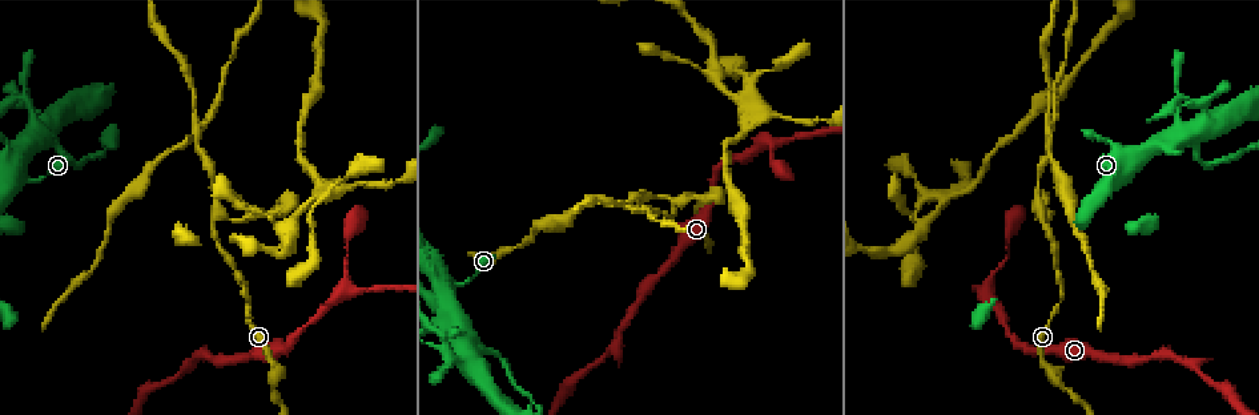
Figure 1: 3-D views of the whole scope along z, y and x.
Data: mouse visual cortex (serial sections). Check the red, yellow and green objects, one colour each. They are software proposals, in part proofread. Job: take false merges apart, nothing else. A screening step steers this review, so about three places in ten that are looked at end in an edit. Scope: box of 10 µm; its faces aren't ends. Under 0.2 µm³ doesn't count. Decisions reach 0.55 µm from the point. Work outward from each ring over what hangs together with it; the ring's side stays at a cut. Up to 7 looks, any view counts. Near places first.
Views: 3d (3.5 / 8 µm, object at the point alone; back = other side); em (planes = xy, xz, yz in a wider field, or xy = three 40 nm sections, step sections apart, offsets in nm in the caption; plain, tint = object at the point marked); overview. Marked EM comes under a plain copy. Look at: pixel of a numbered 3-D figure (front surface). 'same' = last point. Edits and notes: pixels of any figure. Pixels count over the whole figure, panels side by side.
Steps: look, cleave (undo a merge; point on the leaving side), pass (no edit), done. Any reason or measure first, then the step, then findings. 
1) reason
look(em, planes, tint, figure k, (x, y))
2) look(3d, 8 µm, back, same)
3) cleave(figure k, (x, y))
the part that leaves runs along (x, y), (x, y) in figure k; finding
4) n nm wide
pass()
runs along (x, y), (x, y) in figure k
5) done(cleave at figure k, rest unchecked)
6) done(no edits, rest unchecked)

abrupt turn
look(3d, 3.5 µm, figure 1, (18, 95))

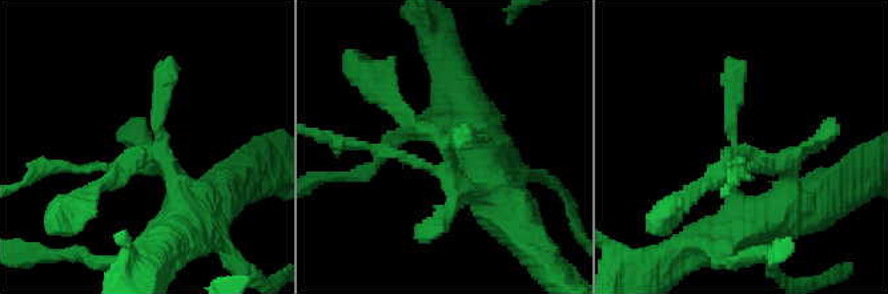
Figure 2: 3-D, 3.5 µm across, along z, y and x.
now the EM
look(em, xy, step 2, tint, figure 2, (144, 149))

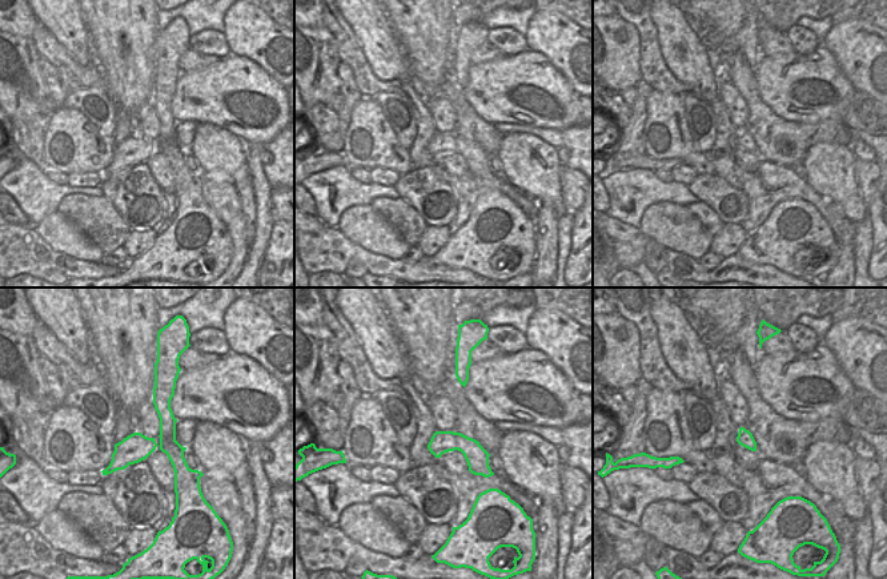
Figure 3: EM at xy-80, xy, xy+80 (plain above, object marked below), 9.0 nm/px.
pass()
runs along (161, 382), (177, 483) in figure 3; one cell here

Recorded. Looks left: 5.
thin neck
look(3d, 3.5 µm, figure 1, (243, 291))

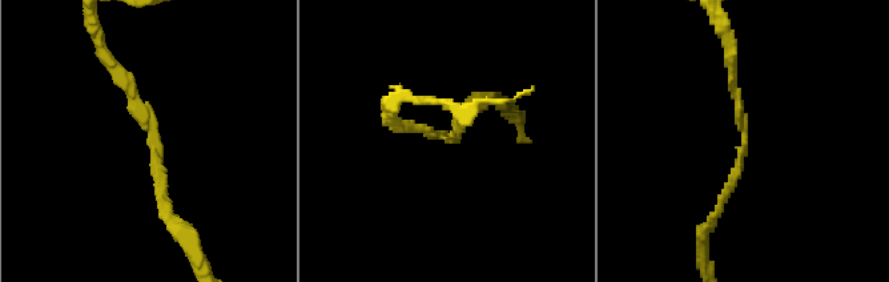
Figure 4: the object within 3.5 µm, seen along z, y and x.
look(em, xy, step 2, tint, figure 4, (153, 135))

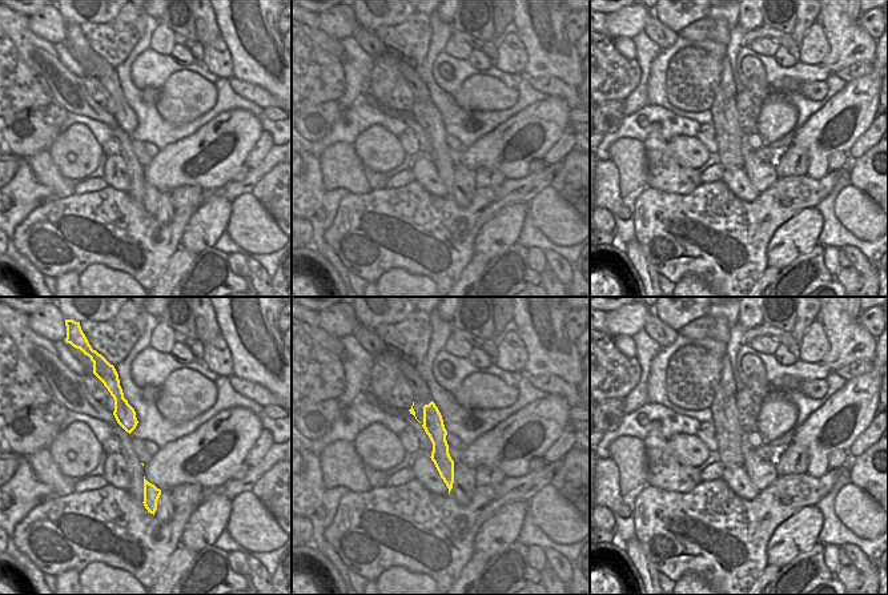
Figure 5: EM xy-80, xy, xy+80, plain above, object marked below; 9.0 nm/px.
200 nm wide
pass()
runs along (168, 214), (152, 132), (111, 63) in figure 4; one cell here

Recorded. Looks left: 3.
abrupt turn
look(3d, 3.5 µm, figure 1, (1051, 134))

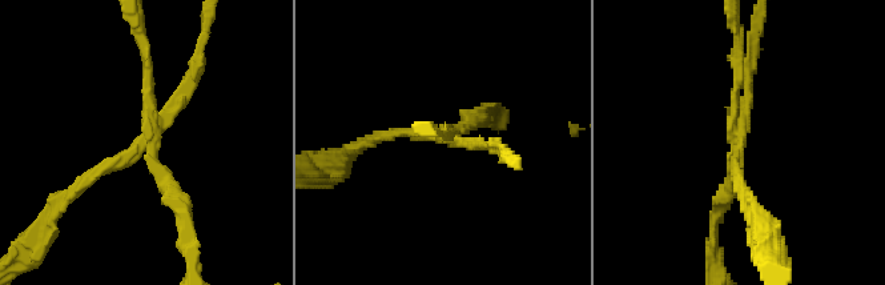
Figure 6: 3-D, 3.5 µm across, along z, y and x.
look(em, xy, step 1, tint, figure 6, (739, 143))

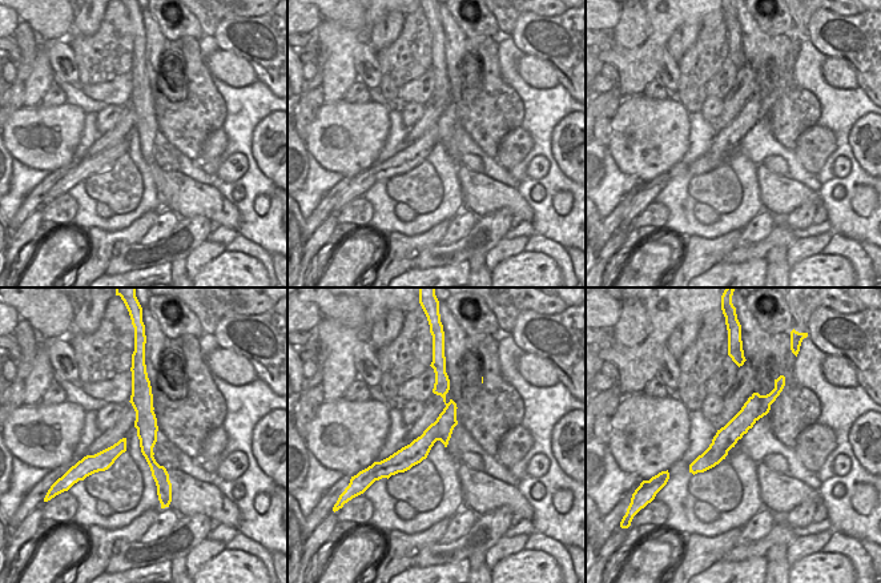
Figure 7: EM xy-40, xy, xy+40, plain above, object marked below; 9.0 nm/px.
another direction
look(em, xy, step 2, tint, same)

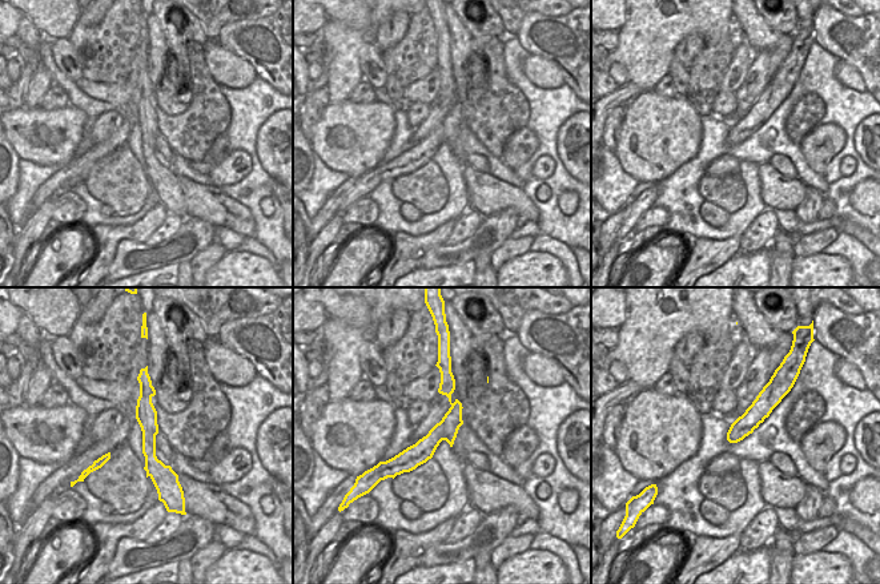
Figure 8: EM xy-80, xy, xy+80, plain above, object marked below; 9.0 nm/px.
4 arms
cleave(figure 6, (192, 72))
border along (458, 427), (443, 439) in figure 8; two cells meet here

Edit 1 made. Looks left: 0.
done(cleave at figure 6, rest unchecked)

